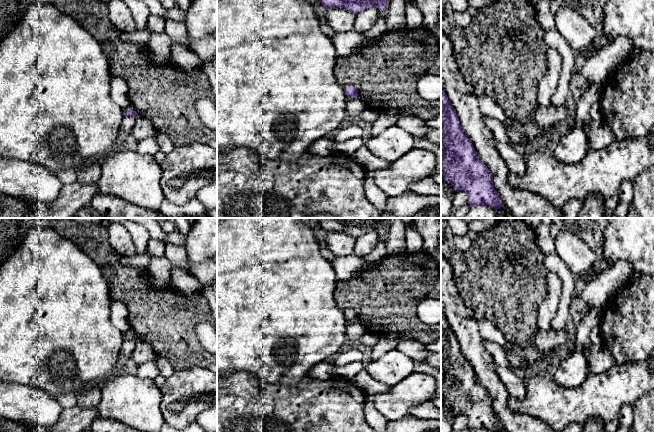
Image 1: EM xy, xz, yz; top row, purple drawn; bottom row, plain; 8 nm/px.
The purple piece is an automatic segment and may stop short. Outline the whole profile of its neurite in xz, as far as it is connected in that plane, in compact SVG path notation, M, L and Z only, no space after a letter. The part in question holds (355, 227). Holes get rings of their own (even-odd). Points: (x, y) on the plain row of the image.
M318 218L326 232L345 232L357 238L367 232L386 234L388 225L383 218Z

